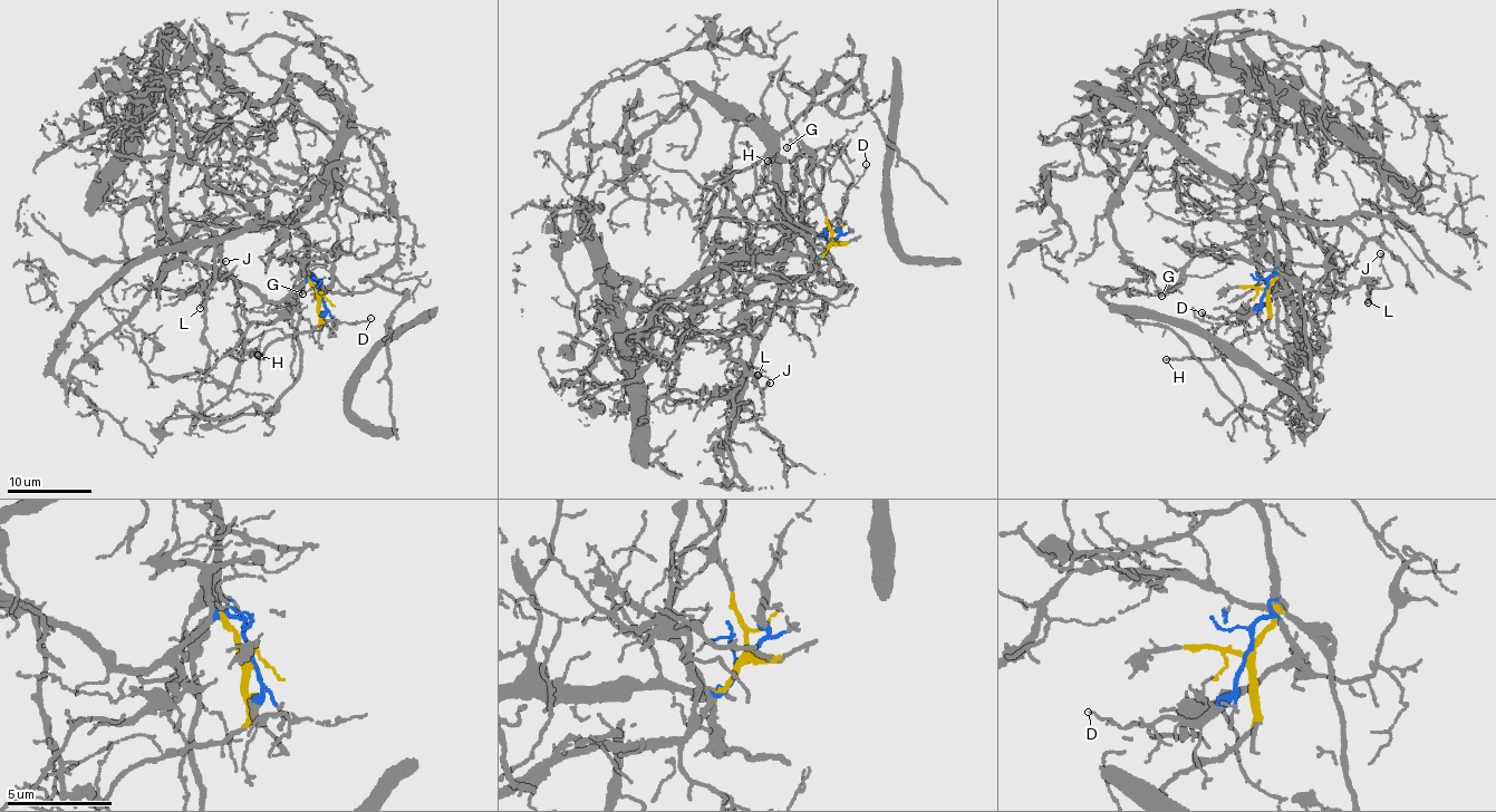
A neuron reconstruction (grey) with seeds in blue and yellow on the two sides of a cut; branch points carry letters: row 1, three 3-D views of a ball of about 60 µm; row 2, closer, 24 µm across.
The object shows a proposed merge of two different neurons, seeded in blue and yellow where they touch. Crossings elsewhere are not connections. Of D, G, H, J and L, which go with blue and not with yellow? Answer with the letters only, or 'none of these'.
D, G, J, L

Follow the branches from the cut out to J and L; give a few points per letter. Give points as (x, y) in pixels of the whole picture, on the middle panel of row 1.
J: (831, 243), (804, 276), (755, 282), (695, 313), (697, 329), (714, 334), (762, 396), (770, 382)
L: (831, 243), (804, 276), (755, 282), (734, 298), (698, 307), (695, 327), (714, 334), (730, 355), (758, 376)

